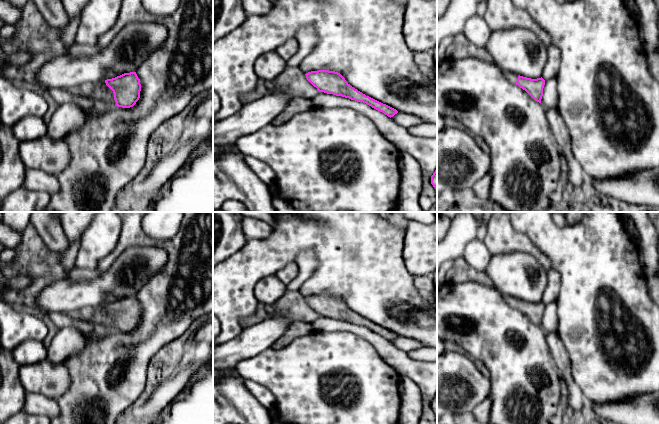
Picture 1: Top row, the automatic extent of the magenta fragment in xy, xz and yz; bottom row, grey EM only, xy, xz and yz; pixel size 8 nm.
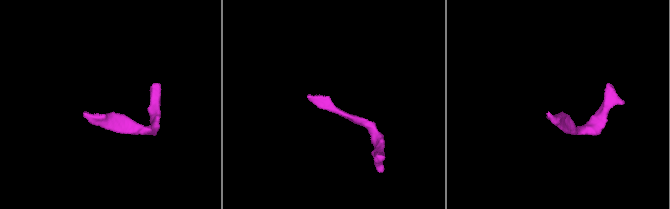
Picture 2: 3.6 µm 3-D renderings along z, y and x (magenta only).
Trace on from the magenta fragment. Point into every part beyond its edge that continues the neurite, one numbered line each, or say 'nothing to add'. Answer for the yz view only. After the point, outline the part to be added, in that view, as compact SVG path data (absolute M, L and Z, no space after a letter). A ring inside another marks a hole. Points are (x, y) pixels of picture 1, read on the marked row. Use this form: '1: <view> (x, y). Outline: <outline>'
1: yz (512, 77). Outline: M503 70L503 72L504 72L506 78L507 78L510 82L512 82L513 84L516 84L516 81L517 81L519 75L514 74L514 73L511 73L511 72L504 71L504 70Z

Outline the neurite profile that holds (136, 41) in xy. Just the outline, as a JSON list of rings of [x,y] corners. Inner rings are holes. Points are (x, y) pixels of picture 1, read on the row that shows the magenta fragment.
[[[128,23],[103,50],[92,56],[77,58],[69,54],[60,55],[42,65],[36,74],[35,83],[46,91],[52,88],[69,89],[80,84],[94,84],[104,80],[104,73],[108,69],[122,73],[136,72],[139,66],[167,40],[167,36],[168,30],[162,23]]]

